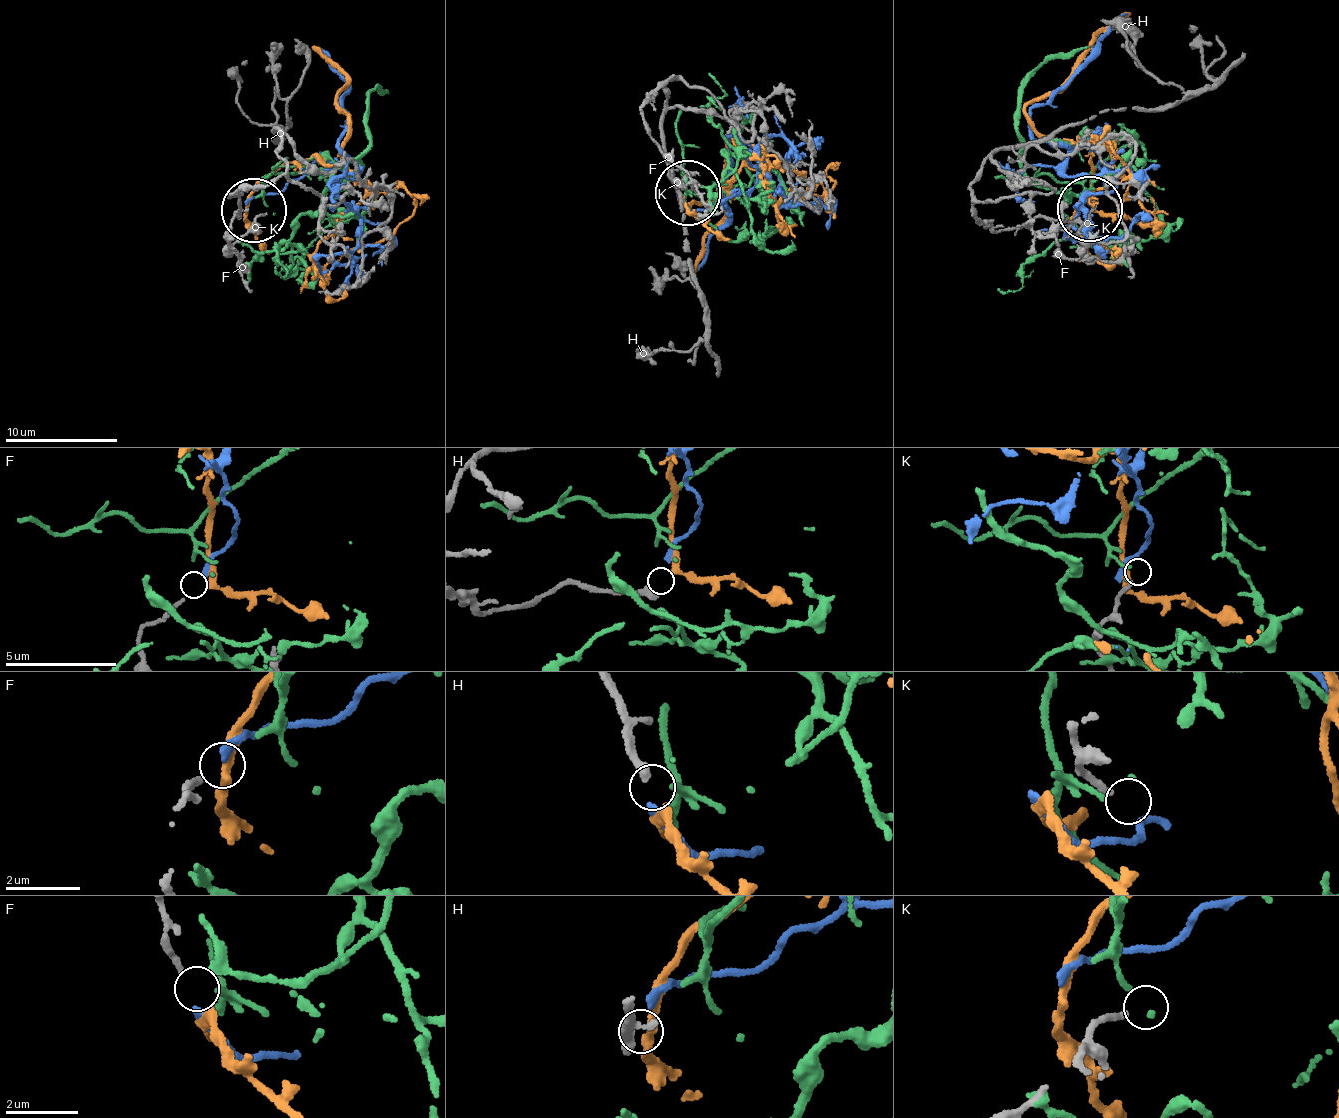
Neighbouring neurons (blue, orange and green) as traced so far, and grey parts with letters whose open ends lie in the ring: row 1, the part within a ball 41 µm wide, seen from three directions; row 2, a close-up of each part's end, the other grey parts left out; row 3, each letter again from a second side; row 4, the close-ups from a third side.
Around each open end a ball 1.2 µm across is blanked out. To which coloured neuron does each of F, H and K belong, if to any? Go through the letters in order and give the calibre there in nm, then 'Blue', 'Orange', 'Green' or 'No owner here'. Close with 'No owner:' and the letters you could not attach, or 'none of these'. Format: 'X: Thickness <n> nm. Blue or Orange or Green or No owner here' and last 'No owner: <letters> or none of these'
F: Thickness 170 nm. No owner here
H: Thickness 320 nm. No owner here
K: Thickness 160 nm. No owner here
No owner: F, H, K

